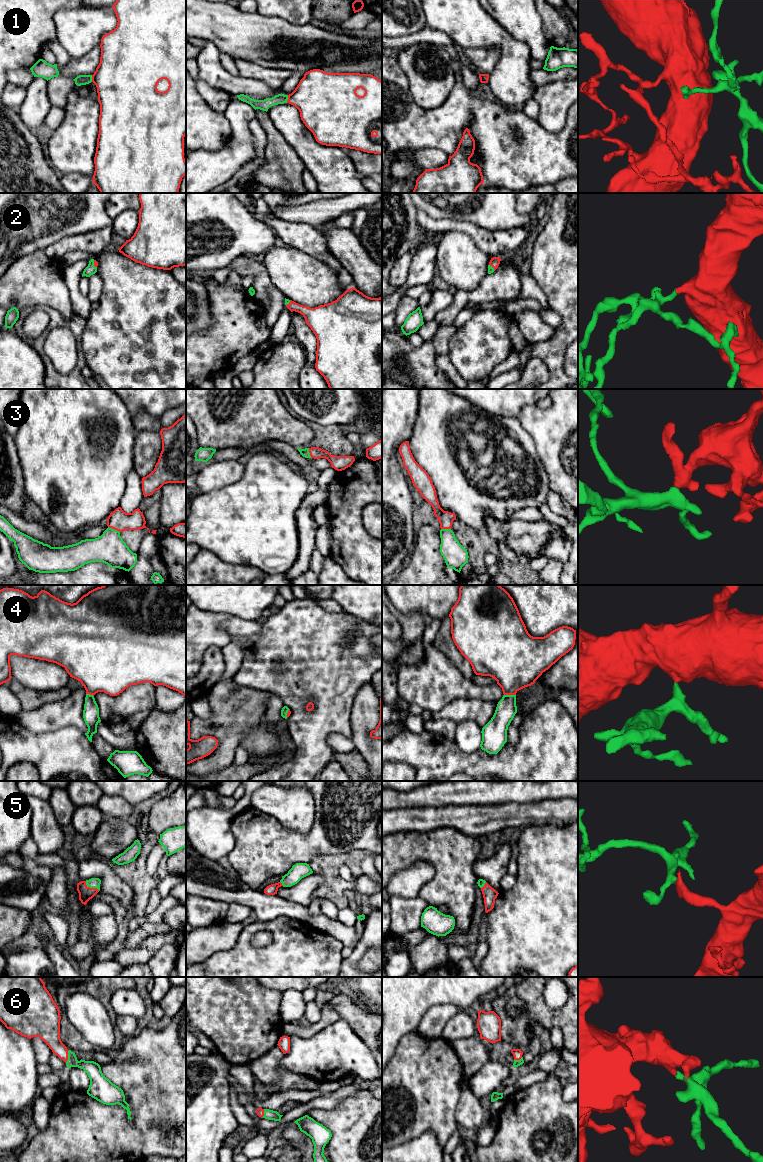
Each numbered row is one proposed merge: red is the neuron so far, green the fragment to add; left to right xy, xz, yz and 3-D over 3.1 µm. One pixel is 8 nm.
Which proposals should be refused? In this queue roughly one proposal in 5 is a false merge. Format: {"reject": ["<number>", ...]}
{"reject": []}

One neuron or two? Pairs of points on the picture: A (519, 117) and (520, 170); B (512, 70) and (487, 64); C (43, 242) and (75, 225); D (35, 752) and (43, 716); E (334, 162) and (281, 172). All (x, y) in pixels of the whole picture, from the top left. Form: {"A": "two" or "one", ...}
{"A": "one", "B": "two", "C": "one", "D": "two", "E": "two"}

